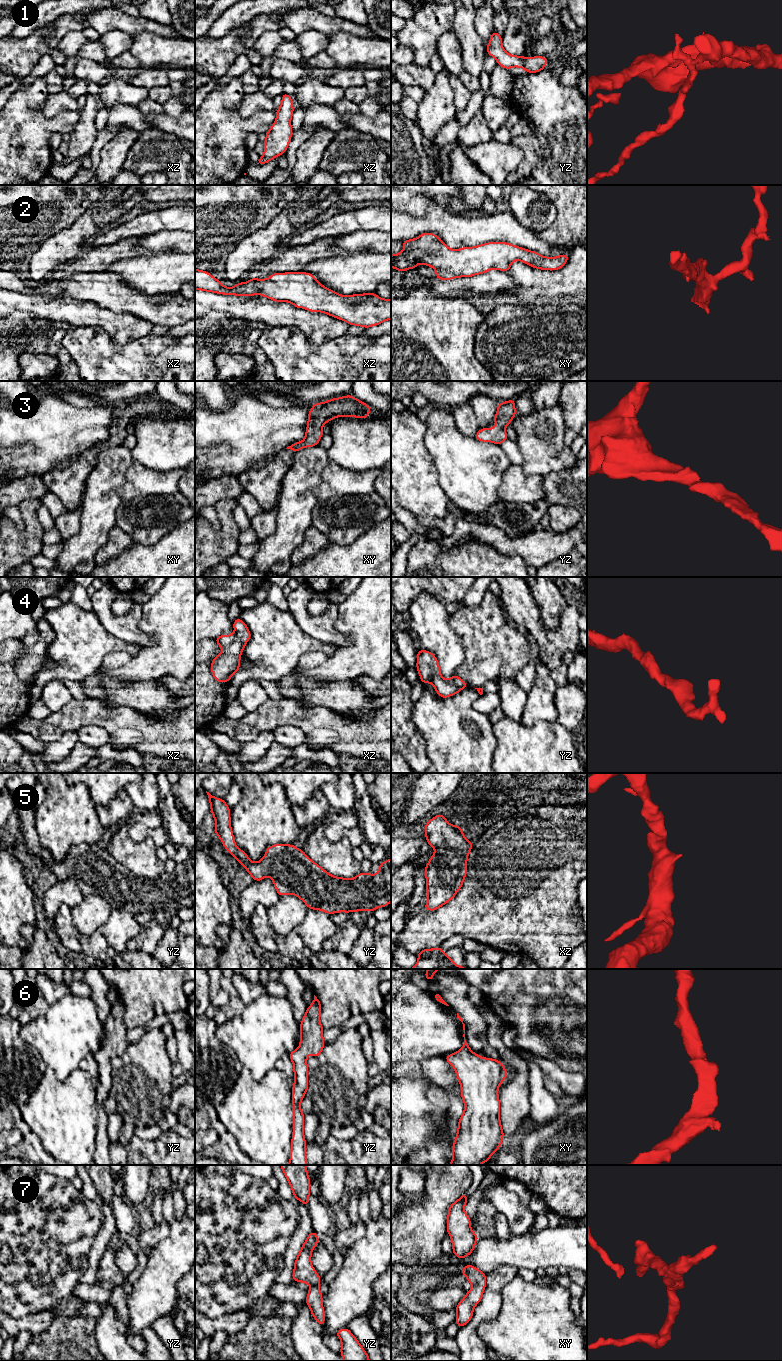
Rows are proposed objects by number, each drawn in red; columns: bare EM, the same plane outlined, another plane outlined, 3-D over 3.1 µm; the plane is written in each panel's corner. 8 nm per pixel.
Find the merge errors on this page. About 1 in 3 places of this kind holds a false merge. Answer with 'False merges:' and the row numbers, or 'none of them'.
False merges: none of them

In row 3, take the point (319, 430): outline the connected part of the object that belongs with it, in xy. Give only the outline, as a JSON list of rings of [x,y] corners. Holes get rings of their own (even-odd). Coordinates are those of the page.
[[[351,395],[314,403],[308,415],[305,439],[288,446],[286,449],[291,449],[296,453],[304,447],[316,446],[323,436],[322,426],[324,424],[335,417],[366,418],[369,417],[370,410],[371,407],[368,404]]]

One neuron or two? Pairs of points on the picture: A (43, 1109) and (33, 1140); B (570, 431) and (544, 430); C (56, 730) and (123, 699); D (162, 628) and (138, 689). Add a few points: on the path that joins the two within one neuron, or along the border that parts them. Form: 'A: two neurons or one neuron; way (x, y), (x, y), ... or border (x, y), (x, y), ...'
A: two neurons; border (31, 1131), (38, 1137), (42, 1147), (49, 1153)
B: two neurons; border (562, 408), (564, 416), (564, 441), (569, 446)
C: two neurons; border (100, 699), (110, 706), (128, 706), (132, 709)
D: two neurons; border (159, 678), (143, 681), (118, 680)

